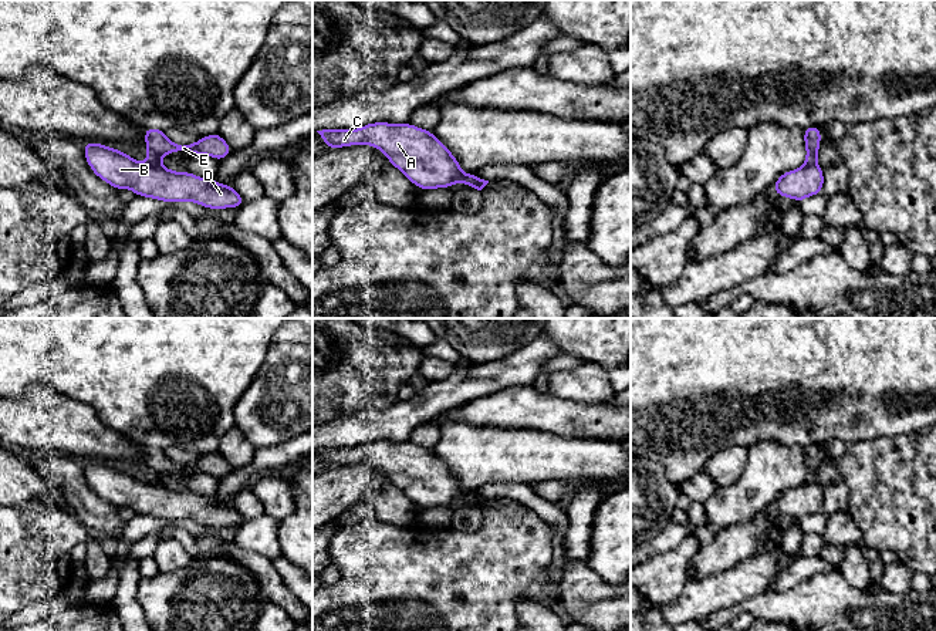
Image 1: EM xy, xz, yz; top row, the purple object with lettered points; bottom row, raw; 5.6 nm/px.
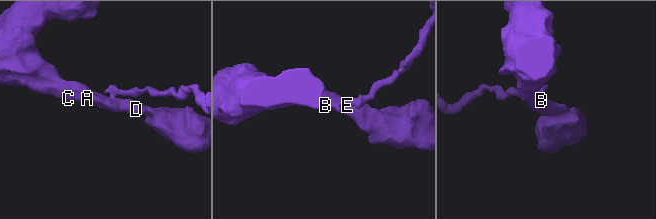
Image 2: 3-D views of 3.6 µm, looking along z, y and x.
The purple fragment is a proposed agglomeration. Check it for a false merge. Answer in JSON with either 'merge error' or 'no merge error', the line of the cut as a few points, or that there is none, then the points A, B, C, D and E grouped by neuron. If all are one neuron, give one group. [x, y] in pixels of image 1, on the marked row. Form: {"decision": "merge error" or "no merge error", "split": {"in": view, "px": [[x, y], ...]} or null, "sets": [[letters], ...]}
{"decision": "merge error", "split": {"in": "xy", "px": [[147, 162], [156, 164]]}, "sets": [["A", "B", "C", "D"], ["E"]]}

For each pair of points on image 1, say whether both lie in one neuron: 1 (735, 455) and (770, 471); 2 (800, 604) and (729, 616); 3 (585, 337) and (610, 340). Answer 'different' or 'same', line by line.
1: different
2: same
3: same

